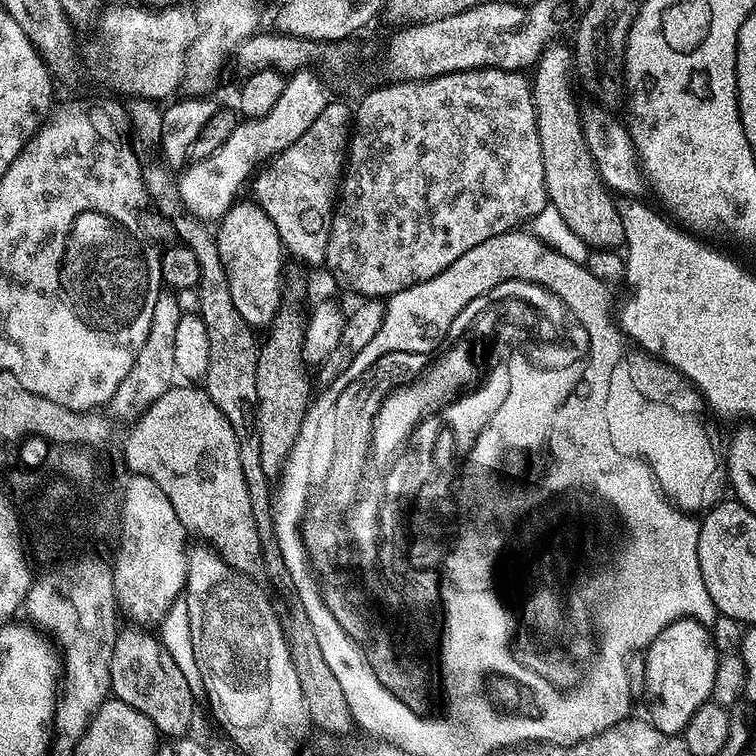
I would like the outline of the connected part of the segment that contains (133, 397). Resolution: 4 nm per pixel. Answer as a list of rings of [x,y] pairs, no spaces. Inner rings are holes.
[[[161,290],[158,302],[154,302],[154,315],[150,317],[150,334],[146,334],[146,342],[142,342],[142,350],[138,350],[138,358],[134,358],[134,366],[130,366],[130,374],[122,378],[118,390],[114,390],[108,399],[106,412],[109,417],[112,415],[116,420],[135,422],[152,403],[162,398],[162,394],[172,389],[178,376],[174,362],[174,337],[181,313],[177,293]]]

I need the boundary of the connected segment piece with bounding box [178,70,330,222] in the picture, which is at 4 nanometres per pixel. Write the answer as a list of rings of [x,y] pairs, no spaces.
[[[310,70],[291,73],[282,90],[282,98],[278,98],[270,114],[237,123],[230,138],[226,138],[226,142],[222,142],[222,146],[218,146],[210,158],[192,160],[178,176],[180,203],[184,205],[184,211],[205,222],[219,222],[237,203],[241,195],[240,187],[247,180],[249,183],[253,173],[265,162],[271,161],[273,156],[286,150],[286,146],[298,142],[298,138],[310,130],[314,118],[322,114],[322,110],[330,103],[323,82],[319,75]]]

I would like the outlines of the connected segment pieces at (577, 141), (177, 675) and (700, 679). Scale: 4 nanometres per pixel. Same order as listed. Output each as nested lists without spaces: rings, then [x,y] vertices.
[[[553,42],[544,49],[540,59],[534,65],[534,73],[530,83],[532,86],[532,100],[536,103],[536,125],[538,135],[542,142],[542,166],[546,178],[546,190],[548,191],[548,203],[559,214],[570,230],[574,232],[592,250],[620,250],[625,247],[624,231],[622,230],[622,218],[616,209],[616,200],[607,185],[600,179],[596,171],[596,164],[591,158],[590,150],[583,138],[583,126],[581,124],[581,113],[576,106],[568,74],[574,68],[574,52],[571,47],[563,48],[560,42]]]
[[[134,630],[134,642],[116,642],[114,658],[110,658],[111,695],[134,706],[141,714],[146,714],[154,722],[157,733],[164,738],[184,738],[192,728],[196,716],[198,700],[190,692],[190,687],[177,663],[170,658],[159,635],[152,636],[148,630]]]
[[[691,618],[675,620],[673,624],[666,626],[666,630],[662,630],[662,634],[658,634],[658,638],[652,640],[643,656],[644,688],[648,691],[647,719],[655,728],[671,736],[683,733],[690,718],[703,704],[709,703],[712,694],[718,653],[712,644],[711,631],[705,625],[699,624]]]

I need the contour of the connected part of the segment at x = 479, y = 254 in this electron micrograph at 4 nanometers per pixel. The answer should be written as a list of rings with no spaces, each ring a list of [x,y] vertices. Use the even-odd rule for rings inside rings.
[[[513,230],[498,234],[494,238],[486,238],[486,242],[474,246],[474,250],[466,250],[466,254],[458,258],[458,262],[446,266],[442,274],[387,297],[385,320],[381,329],[362,350],[354,354],[344,376],[355,378],[363,375],[368,368],[374,366],[378,358],[391,351],[435,353],[441,347],[459,312],[465,310],[474,298],[493,290],[497,281],[514,280],[518,268],[542,274],[552,280],[560,290],[564,290],[564,284],[568,282],[586,284],[586,276],[580,276],[584,267],[583,264],[569,263],[562,254],[543,244],[526,230]]]

